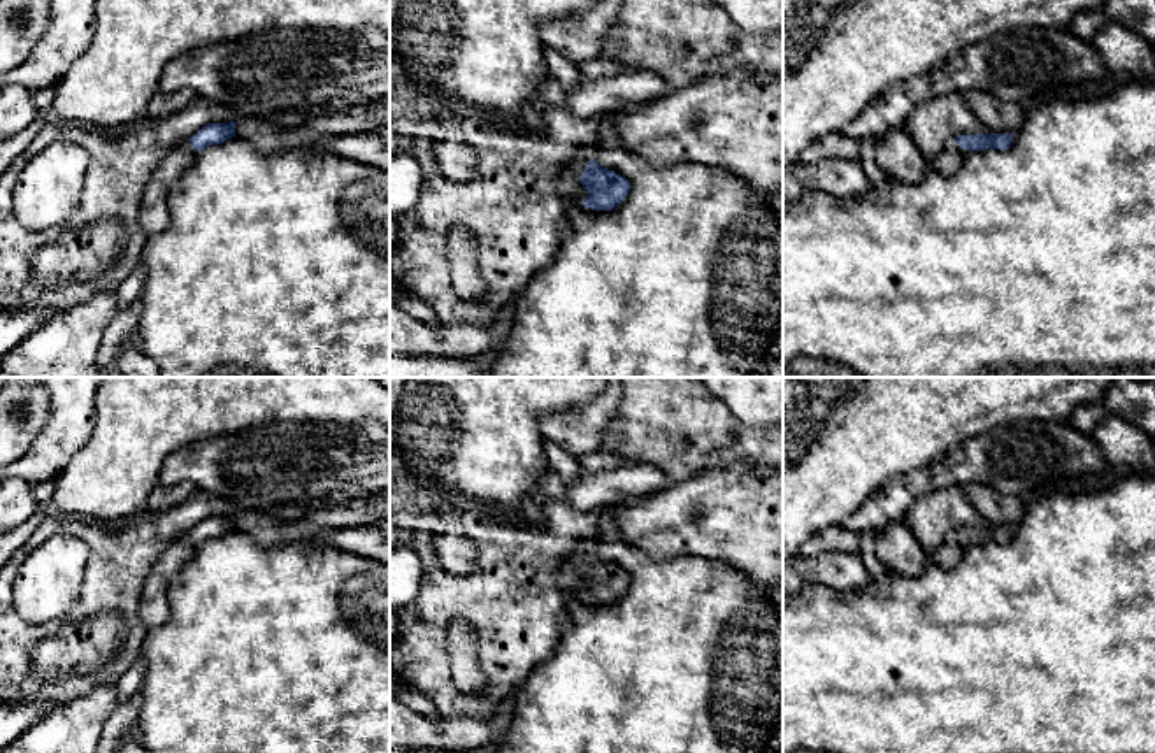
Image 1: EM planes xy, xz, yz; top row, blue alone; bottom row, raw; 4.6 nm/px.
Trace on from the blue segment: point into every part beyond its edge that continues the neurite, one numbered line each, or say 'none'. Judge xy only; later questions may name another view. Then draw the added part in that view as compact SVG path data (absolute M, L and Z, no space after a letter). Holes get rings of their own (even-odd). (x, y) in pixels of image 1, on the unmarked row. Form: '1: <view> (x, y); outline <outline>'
1: xy (153, 609); outline M188 534L174 539L154 560L140 595L139 616L146 628L163 625L170 616L167 588L170 579L191 562L197 546Z

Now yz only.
1: yz (950, 553); outline M953 534L943 542L943 546L932 555L932 560L943 569L953 569L969 544L958 541Z

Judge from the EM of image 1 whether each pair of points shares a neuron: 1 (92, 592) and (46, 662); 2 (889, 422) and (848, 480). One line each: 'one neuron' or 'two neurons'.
1: two neurons
2: one neuron

